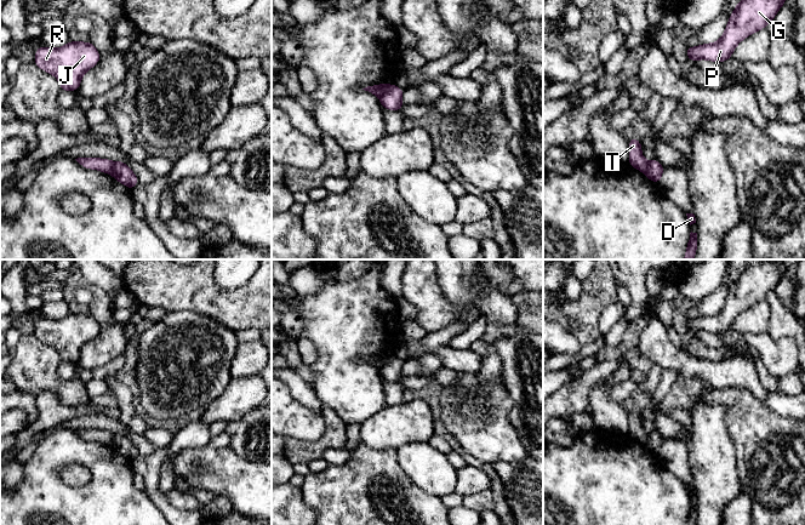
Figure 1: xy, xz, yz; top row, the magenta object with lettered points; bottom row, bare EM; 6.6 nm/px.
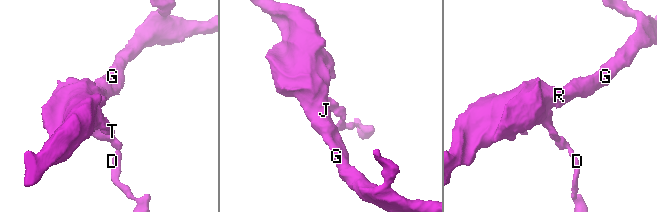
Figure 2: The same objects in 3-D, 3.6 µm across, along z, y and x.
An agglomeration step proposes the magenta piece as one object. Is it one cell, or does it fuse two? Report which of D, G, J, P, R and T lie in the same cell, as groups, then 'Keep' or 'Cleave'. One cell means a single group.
Groups: D / G J P R T. Cleave

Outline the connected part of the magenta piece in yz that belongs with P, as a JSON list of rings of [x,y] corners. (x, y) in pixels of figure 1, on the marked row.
[[[742,0],[737,1],[723,36],[713,44],[695,47],[686,46],[686,55],[692,63],[696,59],[725,62],[731,58],[735,47],[752,33],[766,28],[780,7],[787,0]]]

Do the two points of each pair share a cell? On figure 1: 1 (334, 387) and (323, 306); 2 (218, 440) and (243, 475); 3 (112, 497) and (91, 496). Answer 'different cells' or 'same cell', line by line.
1: same cell
2: different cells
3: same cell

